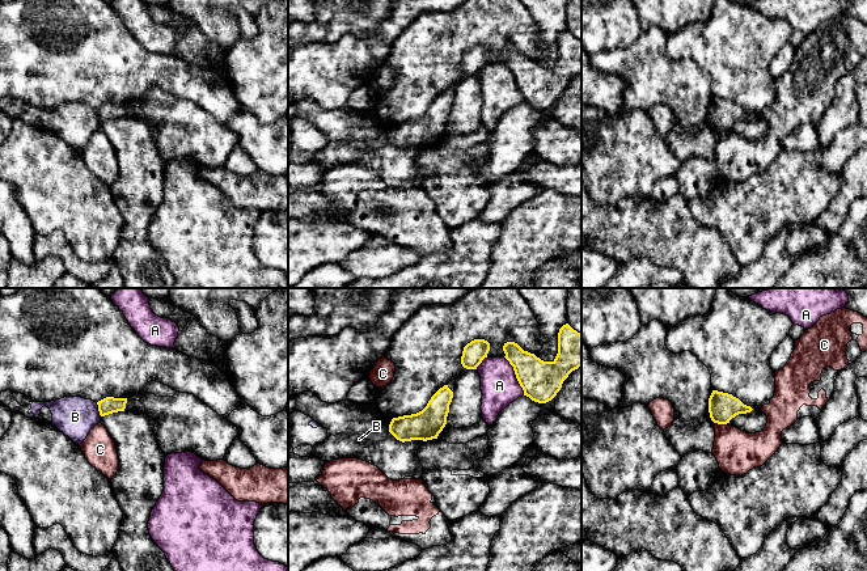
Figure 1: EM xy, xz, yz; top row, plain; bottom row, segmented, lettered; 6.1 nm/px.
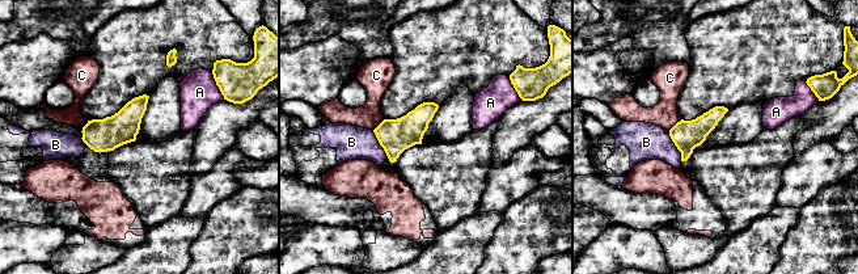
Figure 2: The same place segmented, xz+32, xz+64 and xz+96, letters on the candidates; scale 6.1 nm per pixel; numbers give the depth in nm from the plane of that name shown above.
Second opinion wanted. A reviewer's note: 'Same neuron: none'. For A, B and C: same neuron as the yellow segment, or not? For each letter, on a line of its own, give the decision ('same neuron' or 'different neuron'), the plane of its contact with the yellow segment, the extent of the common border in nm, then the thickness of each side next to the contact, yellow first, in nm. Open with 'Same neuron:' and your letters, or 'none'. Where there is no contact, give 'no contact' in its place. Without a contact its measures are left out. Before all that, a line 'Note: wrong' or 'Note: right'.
Note: right
Same neuron: none
A: different neuron | xz | 260 nm | 240/220 nm
B: different neuron | xy | 90 nm | 110/240 nm
C: different neuron | yz | 100 nm | 180/260 nm

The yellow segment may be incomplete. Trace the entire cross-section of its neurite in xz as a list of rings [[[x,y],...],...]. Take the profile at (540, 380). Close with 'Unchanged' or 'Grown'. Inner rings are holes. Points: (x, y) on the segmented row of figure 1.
[[[568,323],[563,325],[558,333],[558,354],[553,361],[541,360],[515,342],[504,343],[503,351],[524,396],[546,403],[557,396],[568,375],[581,367],[581,334]]]. Unchanged

